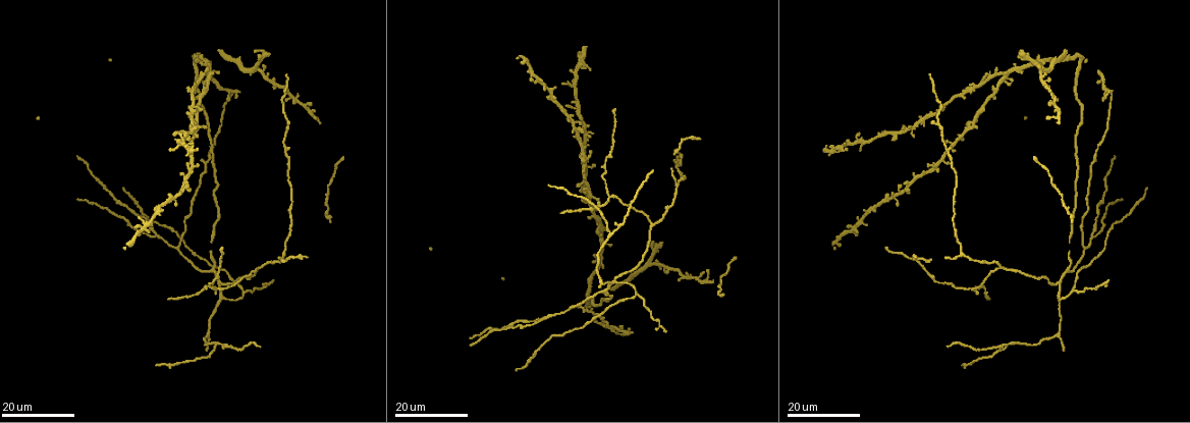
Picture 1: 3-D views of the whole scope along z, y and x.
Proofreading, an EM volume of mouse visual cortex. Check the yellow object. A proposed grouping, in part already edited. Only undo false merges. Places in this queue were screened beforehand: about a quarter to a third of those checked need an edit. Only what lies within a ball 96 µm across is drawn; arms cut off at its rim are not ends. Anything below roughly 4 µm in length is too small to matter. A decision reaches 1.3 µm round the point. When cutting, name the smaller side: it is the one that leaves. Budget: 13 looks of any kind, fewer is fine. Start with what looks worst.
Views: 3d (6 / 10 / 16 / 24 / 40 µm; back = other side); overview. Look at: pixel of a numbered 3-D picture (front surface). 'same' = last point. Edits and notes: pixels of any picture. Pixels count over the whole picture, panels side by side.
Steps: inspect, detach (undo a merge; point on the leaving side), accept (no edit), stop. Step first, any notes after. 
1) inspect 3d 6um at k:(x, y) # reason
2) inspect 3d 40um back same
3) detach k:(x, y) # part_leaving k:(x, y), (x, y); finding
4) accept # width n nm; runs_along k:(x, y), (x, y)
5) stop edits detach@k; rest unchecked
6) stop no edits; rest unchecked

inspect 3d 16um at 1:(608, 196) # thin arm on a thick one

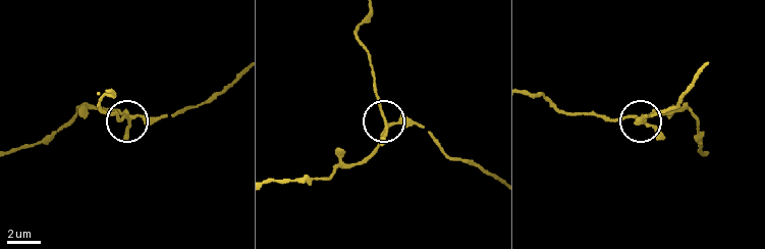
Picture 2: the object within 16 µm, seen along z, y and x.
inspect 3d 10um at 2:(130, 117)

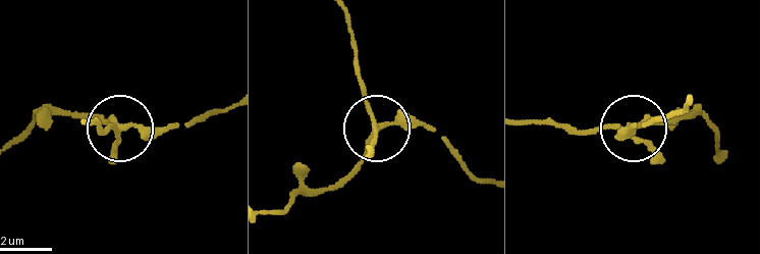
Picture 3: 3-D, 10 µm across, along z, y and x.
inspect 3d 6um at 3:(119, 129)

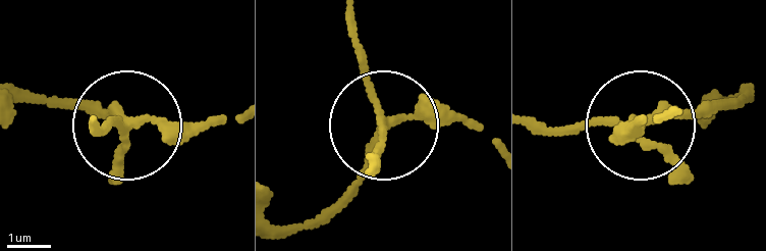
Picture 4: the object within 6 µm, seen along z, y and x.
detach 4:(120, 183) # part_leaving 4:(380, 116), (354, 20); two neurons meet here

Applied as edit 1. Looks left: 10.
inspect 3d 16um at 1:(157, 236) # branch point

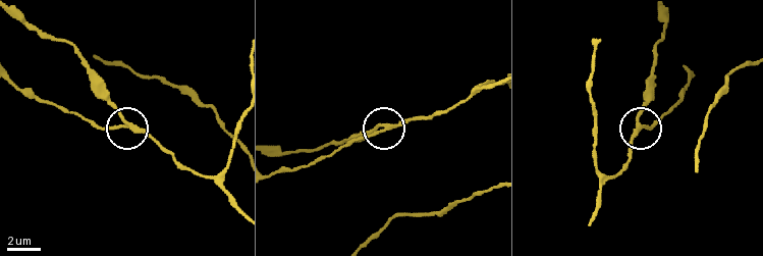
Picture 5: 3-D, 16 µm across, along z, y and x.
inspect 3d 10um at 5:(124, 120)

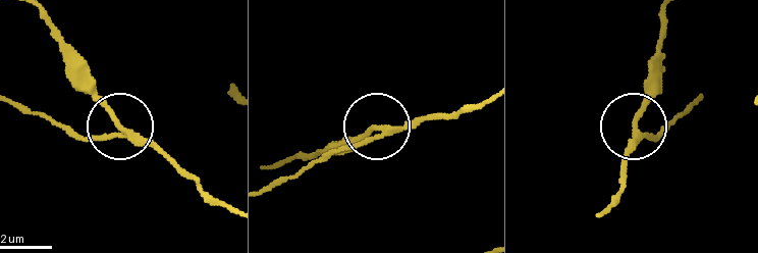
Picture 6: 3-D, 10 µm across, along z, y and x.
detach 6:(105, 103) # arms 3; part_leaving 6:(131, 132), (48, 15); a second neuron is stuck on

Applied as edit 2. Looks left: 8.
inspect overview # redraw

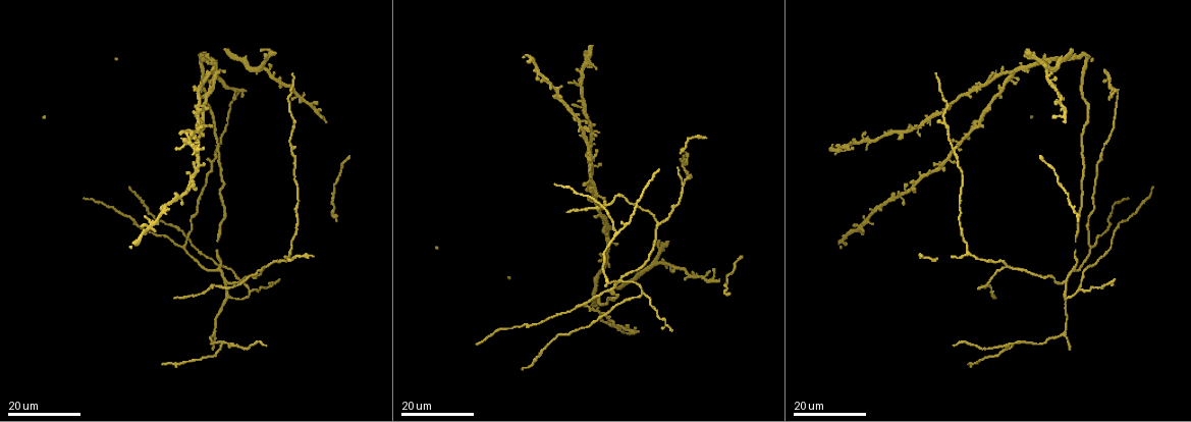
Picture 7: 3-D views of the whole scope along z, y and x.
inspect 3d 16um at 7:(943, 122) # thin arm on a thick one

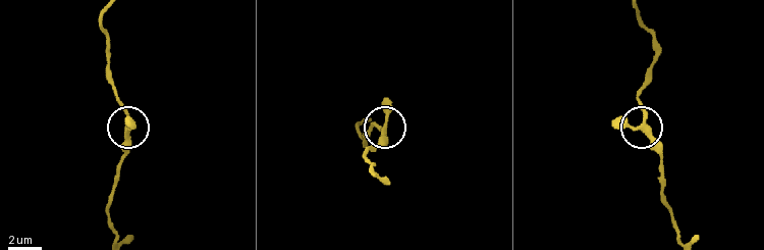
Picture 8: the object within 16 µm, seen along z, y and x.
inspect 3d 6um at 8:(383, 131)

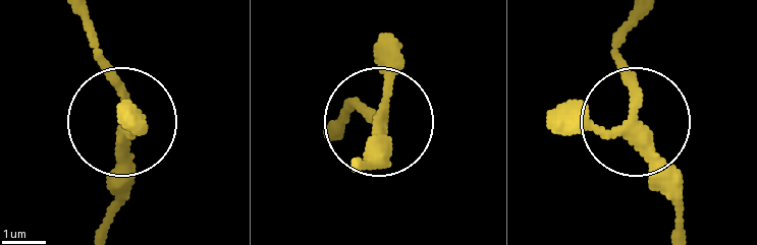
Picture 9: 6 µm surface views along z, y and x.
accept # width 230 nm; all the same neuron

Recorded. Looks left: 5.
inspect 3d 24um at 7:(248, 291) # three arms meet

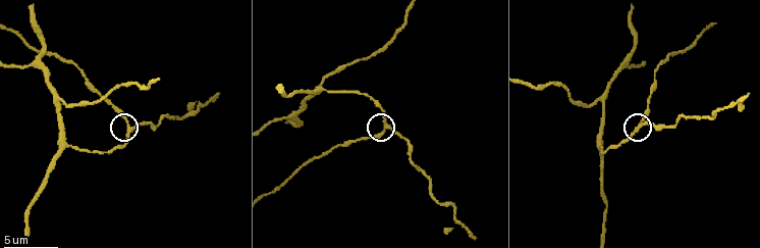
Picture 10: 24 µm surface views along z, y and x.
inspect 3d 6um at 10:(130, 127)

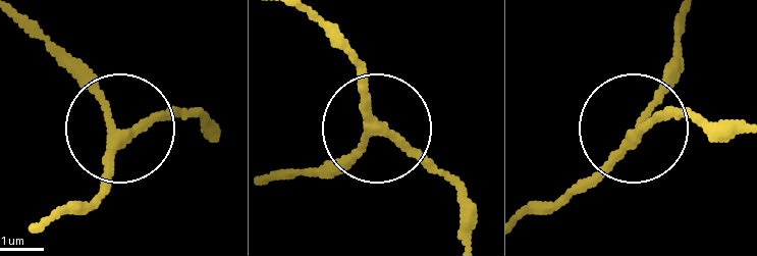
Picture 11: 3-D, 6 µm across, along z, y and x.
accept # arms 3; all the same neuron

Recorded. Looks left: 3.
inspect 3d 10um at 10:(32, 63) # side arm on a straight run

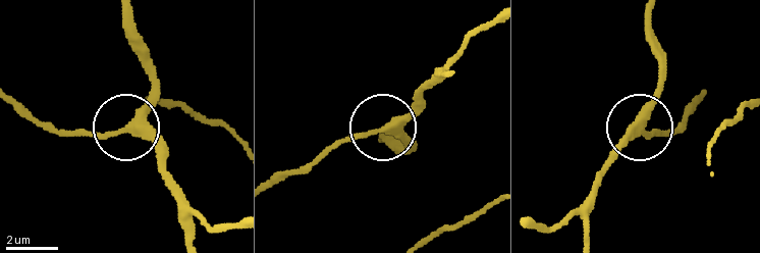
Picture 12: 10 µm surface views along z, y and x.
inspect 3d 10um back at 12:(385, 129)

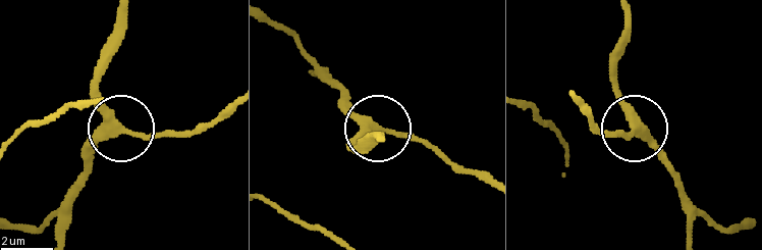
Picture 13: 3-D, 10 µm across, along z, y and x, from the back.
accept # side_arm 79 um; one neuron here

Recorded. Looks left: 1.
inspect 3d 16um at 10:(63, 148) # arms part here

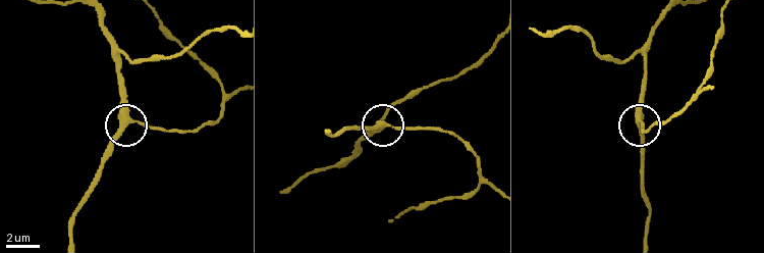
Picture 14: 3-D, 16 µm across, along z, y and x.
accept # width 310 nm; all the same neuron

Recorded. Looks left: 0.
stop edits detach@4, detach@6; rest unchecked

